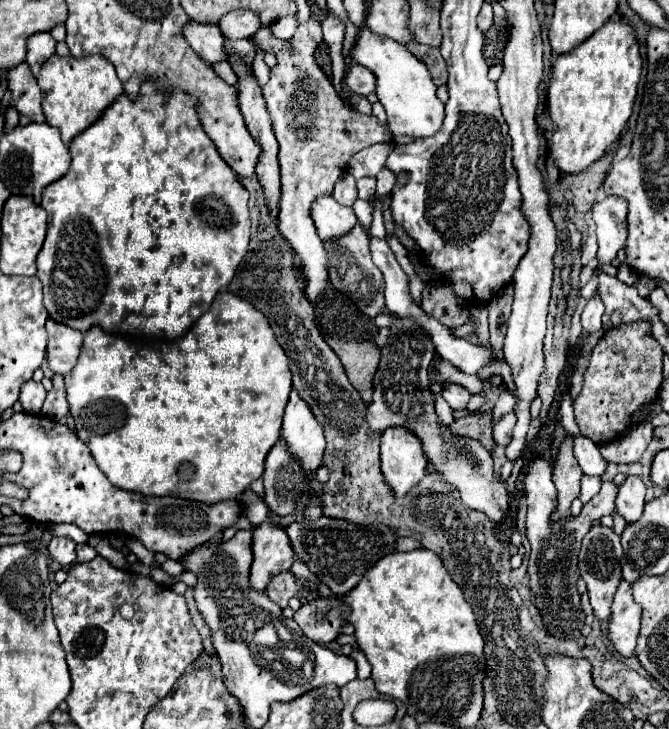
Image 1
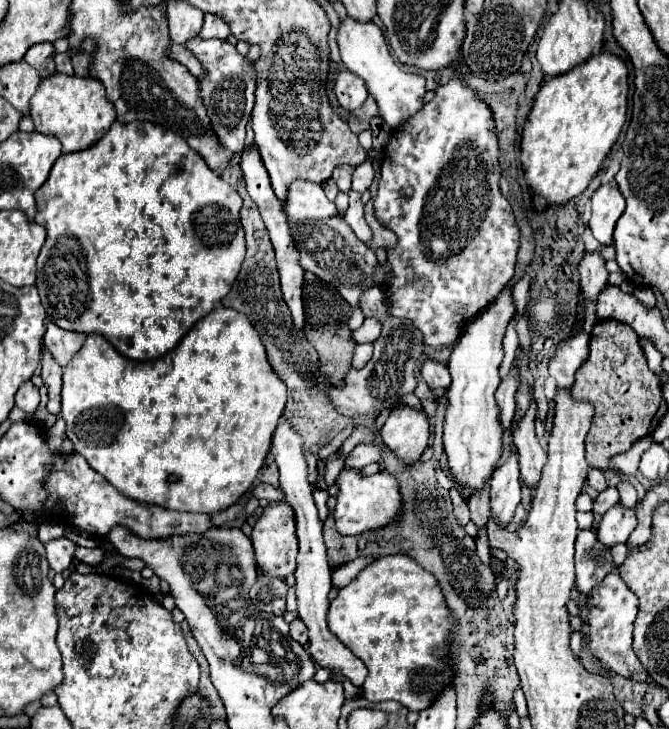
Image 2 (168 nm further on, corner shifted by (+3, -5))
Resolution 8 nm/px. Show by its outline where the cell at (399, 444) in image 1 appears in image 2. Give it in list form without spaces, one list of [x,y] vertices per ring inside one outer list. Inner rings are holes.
[[[407,405],[395,409],[395,413],[391,413],[385,425],[381,427],[381,439],[403,465],[413,465],[427,447],[427,415]]]

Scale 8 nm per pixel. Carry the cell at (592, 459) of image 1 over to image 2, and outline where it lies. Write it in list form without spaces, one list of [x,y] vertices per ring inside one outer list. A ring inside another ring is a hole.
[[[591,467],[591,469],[587,471],[587,483],[589,483],[593,489],[603,491],[603,489],[607,487],[607,483],[605,483],[605,473],[603,473],[601,469],[597,469],[597,467]]]

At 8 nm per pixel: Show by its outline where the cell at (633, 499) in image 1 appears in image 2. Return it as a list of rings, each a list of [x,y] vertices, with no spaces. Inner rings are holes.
[[[617,503],[615,507],[611,507],[601,523],[599,523],[599,541],[605,543],[607,547],[613,547],[615,543],[625,543],[631,535],[631,531],[637,525],[637,513],[635,507],[625,507],[621,503]]]

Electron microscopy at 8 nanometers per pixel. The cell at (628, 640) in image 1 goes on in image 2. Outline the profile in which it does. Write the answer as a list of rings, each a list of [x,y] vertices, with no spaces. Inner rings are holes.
[[[617,571],[609,573],[605,581],[593,589],[591,601],[589,601],[589,649],[591,653],[611,671],[635,679],[635,681],[645,681],[647,673],[643,665],[639,665],[631,643],[633,643],[633,621],[637,617],[637,597],[625,581],[619,577]]]

